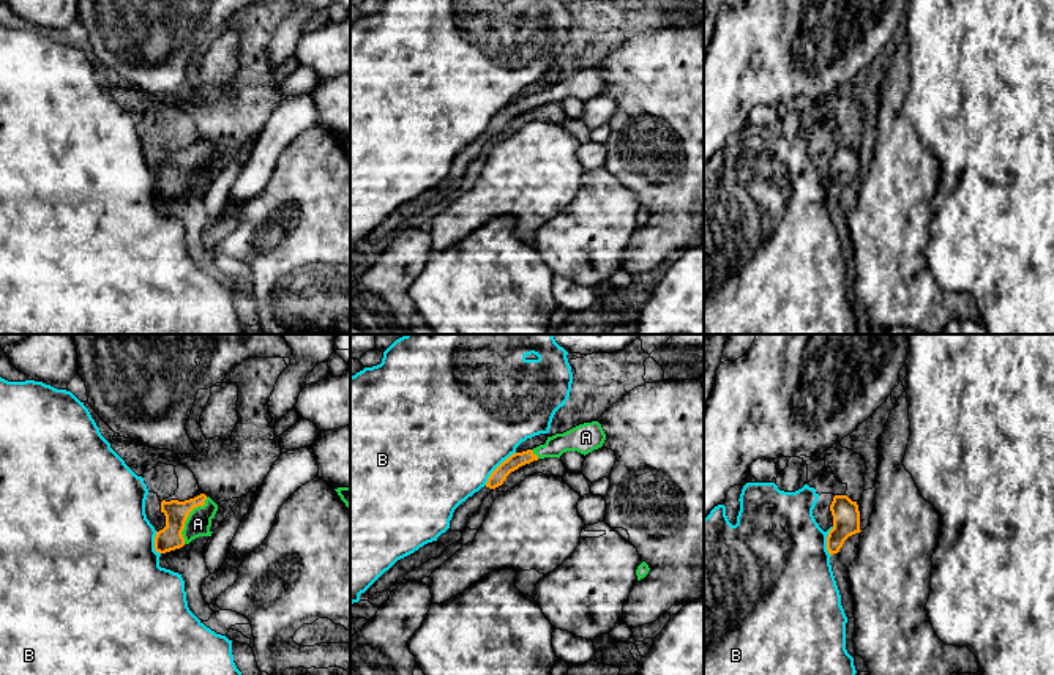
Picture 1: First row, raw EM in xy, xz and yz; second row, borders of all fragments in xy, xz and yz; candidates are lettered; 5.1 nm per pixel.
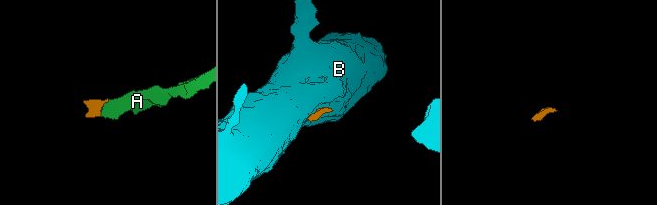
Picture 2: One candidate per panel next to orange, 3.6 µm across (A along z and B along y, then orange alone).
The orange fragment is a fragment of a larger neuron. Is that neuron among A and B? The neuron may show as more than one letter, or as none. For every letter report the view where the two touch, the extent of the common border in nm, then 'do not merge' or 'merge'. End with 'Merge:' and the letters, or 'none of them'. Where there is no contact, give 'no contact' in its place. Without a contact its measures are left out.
A: meets orange in xy; contact 260 nm long; merge
B: meets orange in xz; contact 240 nm long; do not merge
Merge: A

